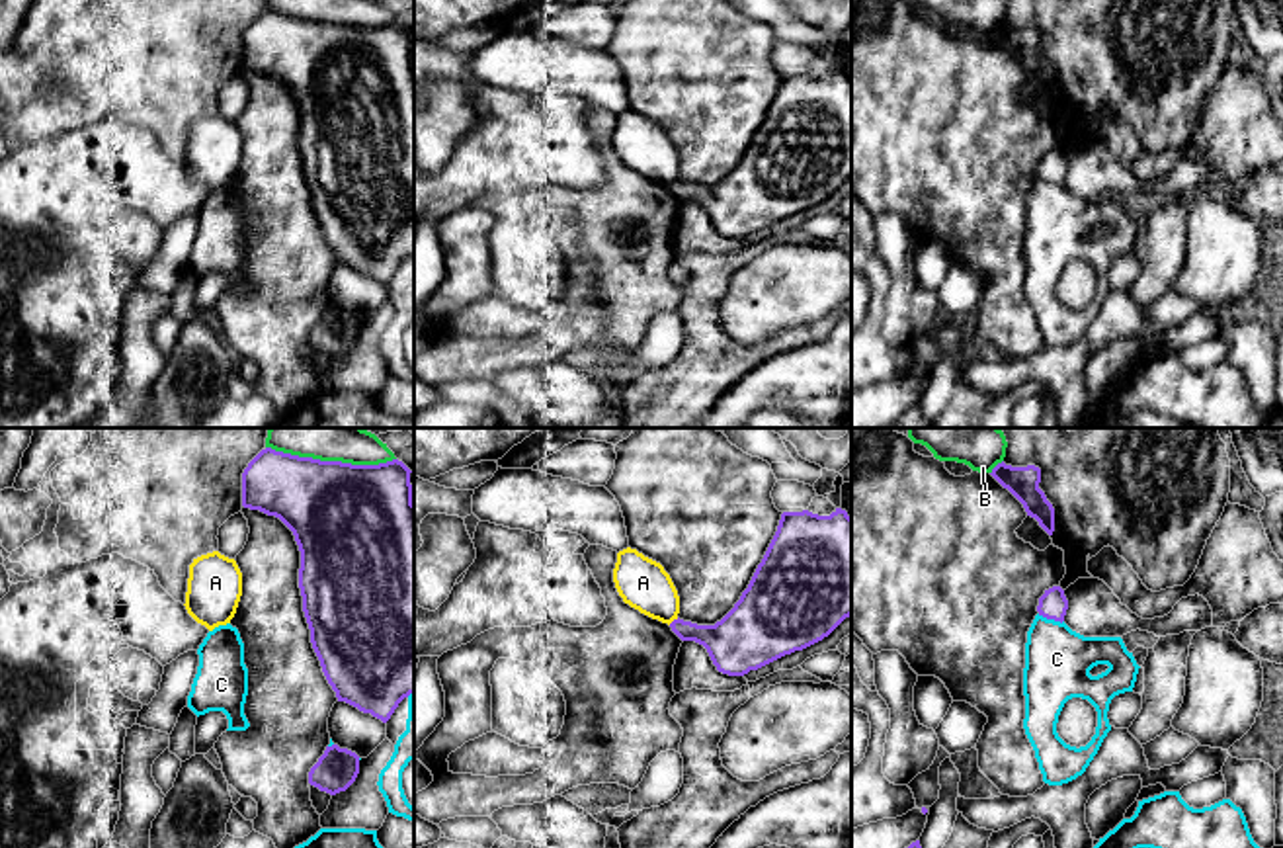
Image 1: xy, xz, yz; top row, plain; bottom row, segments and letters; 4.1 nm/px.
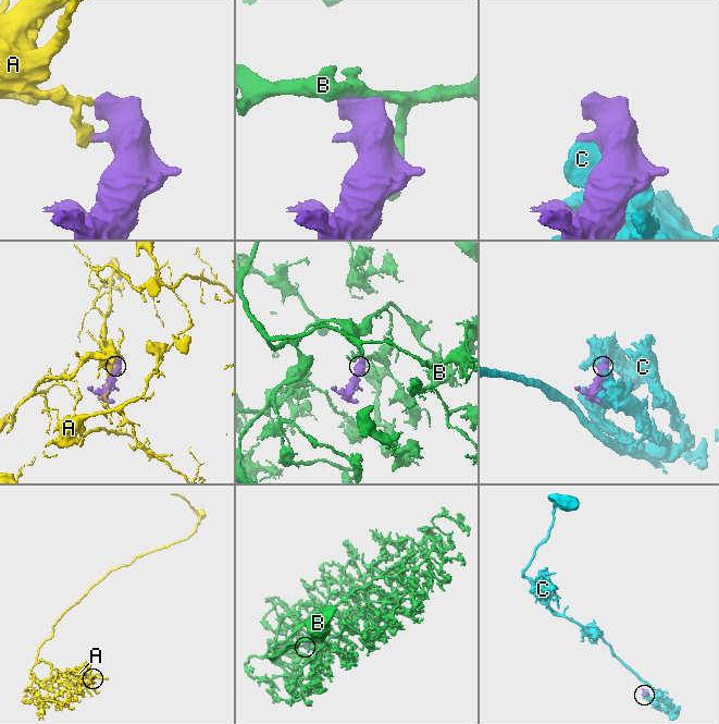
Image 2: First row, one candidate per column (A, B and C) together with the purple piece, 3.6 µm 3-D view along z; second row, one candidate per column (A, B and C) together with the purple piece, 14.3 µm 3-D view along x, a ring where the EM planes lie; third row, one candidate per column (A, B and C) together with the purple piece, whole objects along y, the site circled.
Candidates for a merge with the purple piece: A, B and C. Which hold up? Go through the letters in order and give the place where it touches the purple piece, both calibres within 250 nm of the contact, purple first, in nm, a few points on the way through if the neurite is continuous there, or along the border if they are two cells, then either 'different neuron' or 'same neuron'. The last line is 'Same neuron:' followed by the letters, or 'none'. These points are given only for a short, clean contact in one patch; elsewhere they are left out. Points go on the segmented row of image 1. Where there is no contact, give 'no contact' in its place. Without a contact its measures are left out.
A: meets purple in xz at (674, 620); 200 nm thick on the purple side, 200 nm on the other; different neuron
B: meets purple in xy at (331, 462); 460 nm thick on the purple side, 260 nm on the other; different neuron
C: meets purple in yz at (1051, 618); 120 nm thick on the purple side, 280 nm on the other; different neuron
Same neuron: none

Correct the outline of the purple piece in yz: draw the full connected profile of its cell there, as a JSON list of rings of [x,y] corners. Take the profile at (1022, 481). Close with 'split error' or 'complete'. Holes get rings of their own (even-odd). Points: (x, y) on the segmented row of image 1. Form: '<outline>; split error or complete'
[[[1004,461],[990,473],[1004,488],[1008,488],[1025,508],[1027,516],[1035,518],[1039,526],[1053,535],[1055,508],[1039,488],[1041,469],[1035,465],[1012,467]]]; complete

